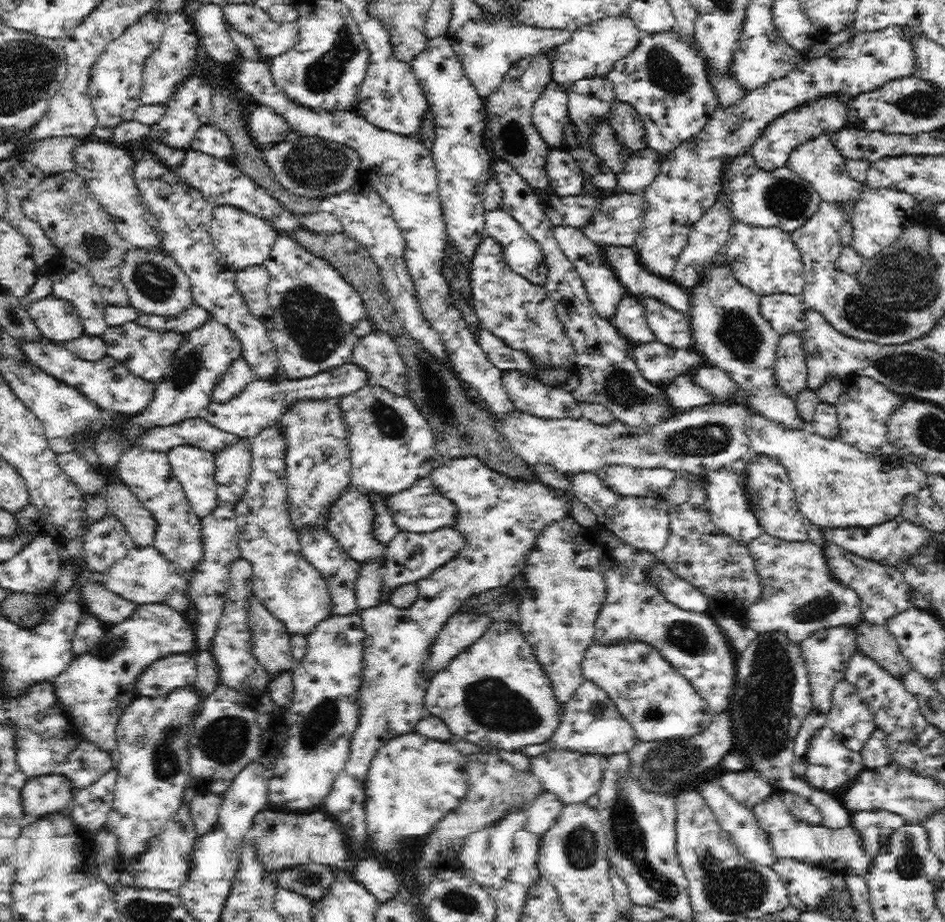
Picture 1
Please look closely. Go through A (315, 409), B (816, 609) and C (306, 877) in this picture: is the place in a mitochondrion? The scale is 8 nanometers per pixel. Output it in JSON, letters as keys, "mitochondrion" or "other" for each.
{"A":"other","B":"mitochondrion","C":"mitochondrion"}

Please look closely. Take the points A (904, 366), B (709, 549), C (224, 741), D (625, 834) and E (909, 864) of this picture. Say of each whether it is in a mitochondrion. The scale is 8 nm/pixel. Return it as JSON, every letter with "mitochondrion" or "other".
{"A":"mitochondrion","B":"mitochondrion","C":"mitochondrion","D":"mitochondrion","E":"mitochondrion"}

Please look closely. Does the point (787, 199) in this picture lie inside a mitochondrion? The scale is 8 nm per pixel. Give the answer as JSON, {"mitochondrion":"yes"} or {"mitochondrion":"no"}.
{"mitochondrion":"yes"}

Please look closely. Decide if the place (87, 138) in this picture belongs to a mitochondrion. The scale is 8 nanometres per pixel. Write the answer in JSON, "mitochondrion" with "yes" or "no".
{"mitochondrion":"no"}

